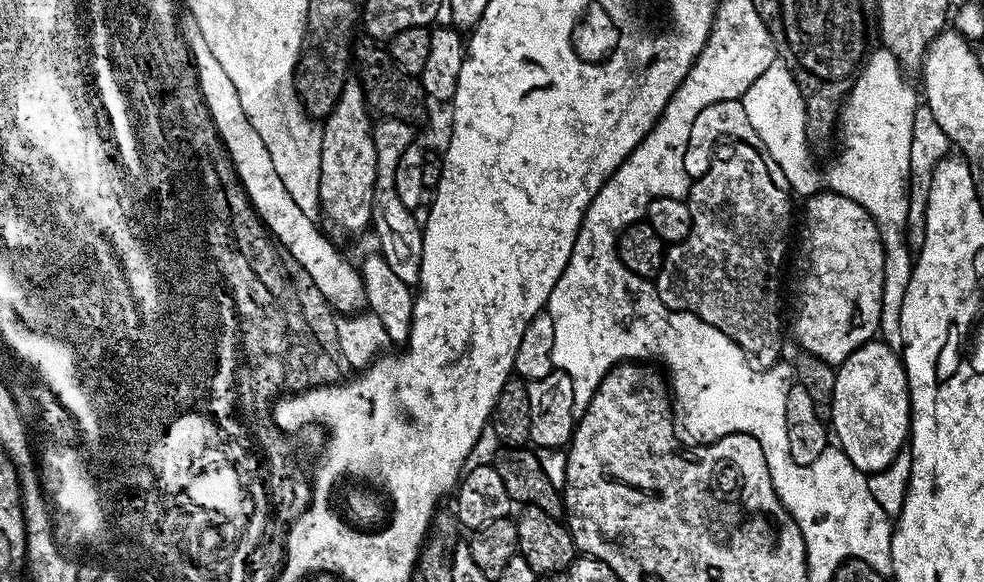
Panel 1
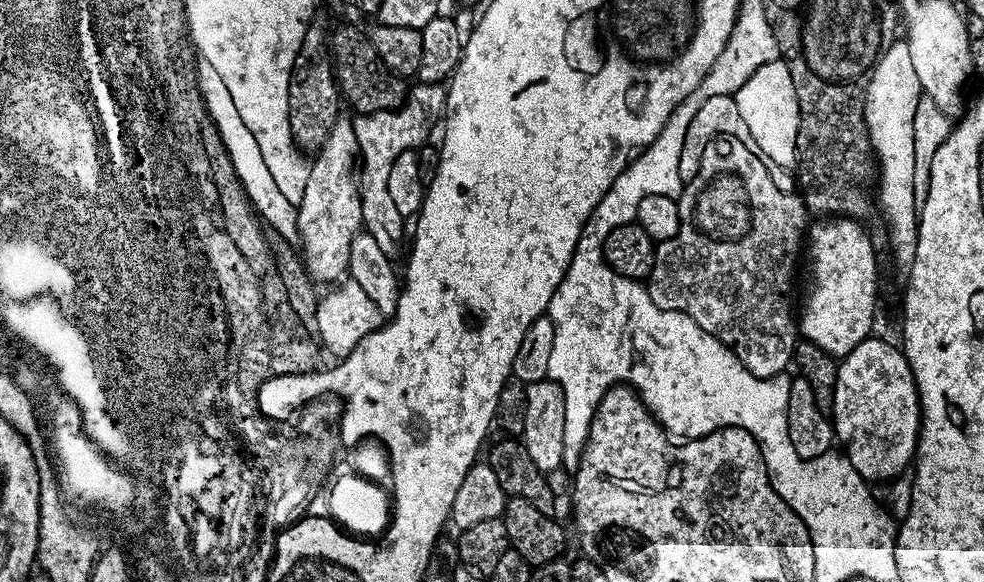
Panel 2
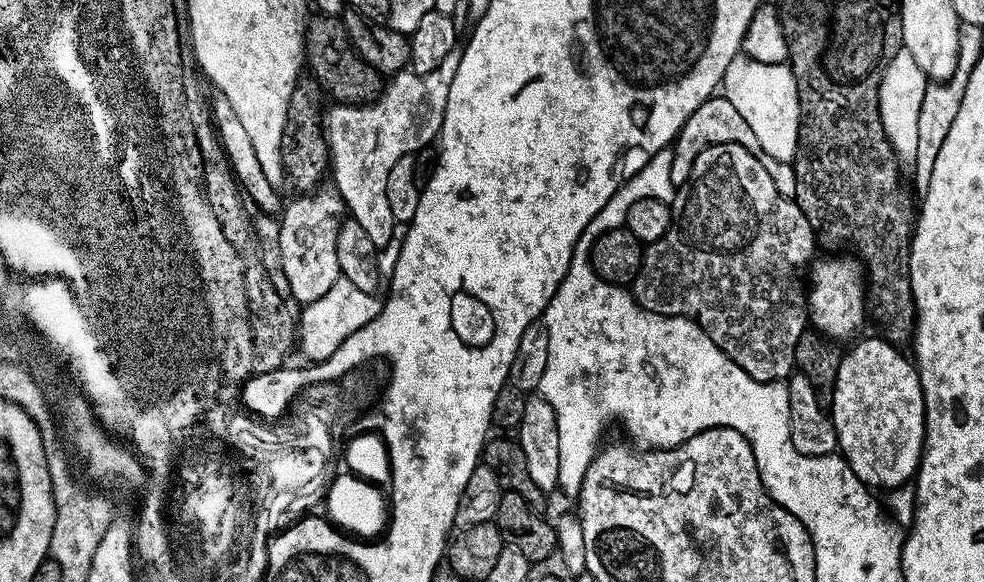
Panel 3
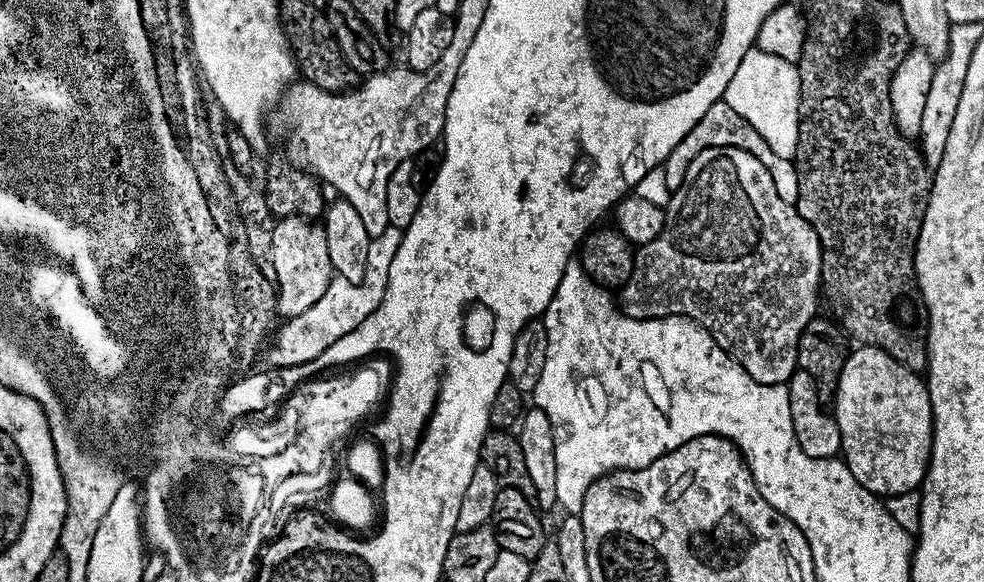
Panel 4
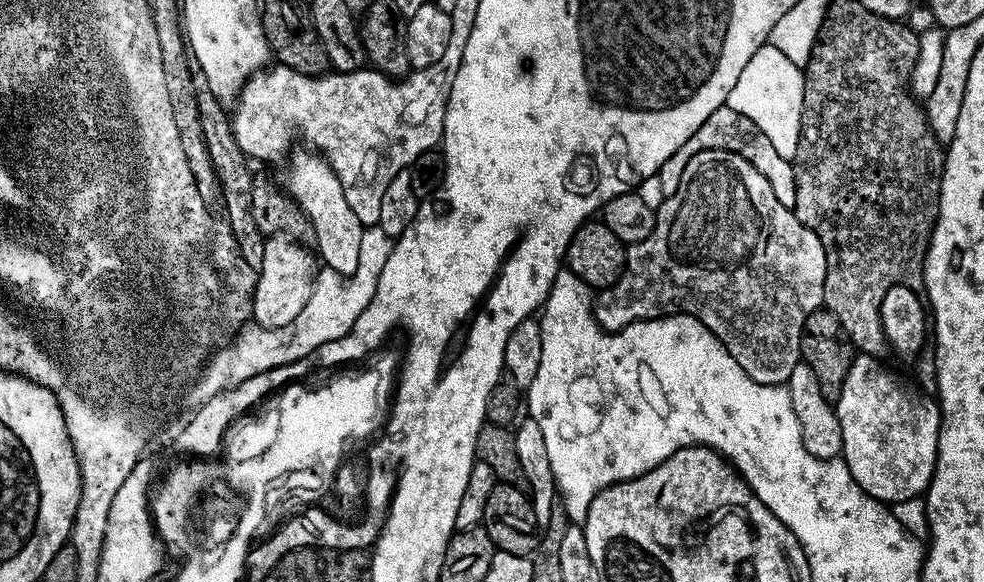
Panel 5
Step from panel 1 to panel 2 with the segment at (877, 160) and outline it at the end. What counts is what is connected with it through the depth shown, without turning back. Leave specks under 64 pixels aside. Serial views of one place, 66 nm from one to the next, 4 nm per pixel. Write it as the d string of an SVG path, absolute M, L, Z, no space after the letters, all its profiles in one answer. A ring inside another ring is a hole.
M897 38L887 45L883 49L882 55L877 59L875 68L872 69L868 77L868 87L864 93L864 120L868 123L868 135L872 141L872 149L875 157L878 159L878 176L880 172L880 204L878 200L878 208L884 211L884 216L888 219L888 232L890 234L890 244L892 246L892 260L896 263L896 268L901 274L907 274L912 270L912 263L914 262L914 254L916 253L916 247L918 246L918 197L913 192L914 186L914 109L918 106L922 95L922 89L918 82L918 74L914 70L914 62L910 59L910 46L907 39Z

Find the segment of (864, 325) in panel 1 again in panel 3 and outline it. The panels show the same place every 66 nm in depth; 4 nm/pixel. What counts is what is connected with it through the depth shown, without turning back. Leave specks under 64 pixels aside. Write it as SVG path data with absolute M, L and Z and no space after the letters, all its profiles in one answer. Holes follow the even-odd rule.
M855 255L824 256L811 265L810 287L807 289L808 319L815 331L833 342L855 337L866 320L866 273Z

